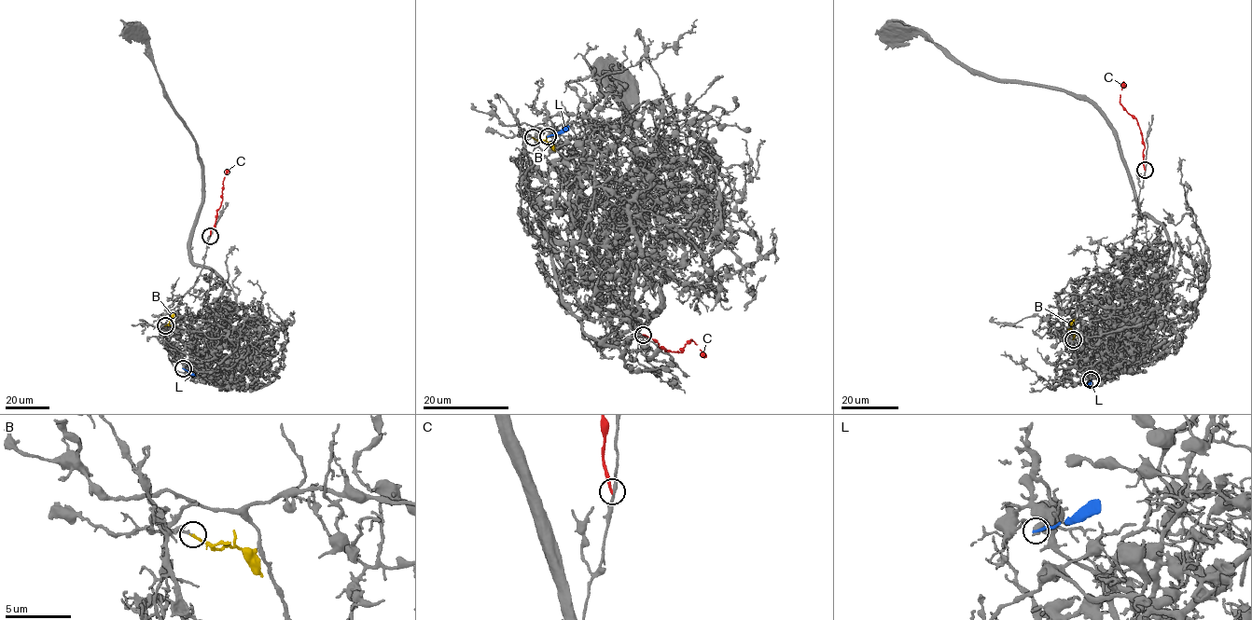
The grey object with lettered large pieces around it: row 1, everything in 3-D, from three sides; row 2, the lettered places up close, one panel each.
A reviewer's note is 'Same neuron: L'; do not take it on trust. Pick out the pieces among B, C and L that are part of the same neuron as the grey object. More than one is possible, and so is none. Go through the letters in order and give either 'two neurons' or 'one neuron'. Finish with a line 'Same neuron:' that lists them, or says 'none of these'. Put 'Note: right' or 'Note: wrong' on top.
Note: wrong
B: one neuron
C: two neurons
L: two neurons
Same neuron: B

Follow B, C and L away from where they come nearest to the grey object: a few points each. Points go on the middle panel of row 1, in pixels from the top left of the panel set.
B: (533, 137), (548, 143), (555, 151)
C: (643, 335), (656, 341), (664, 351), (680, 352), (691, 339), (705, 356)
L: (548, 136), (565, 130), (568, 126)

